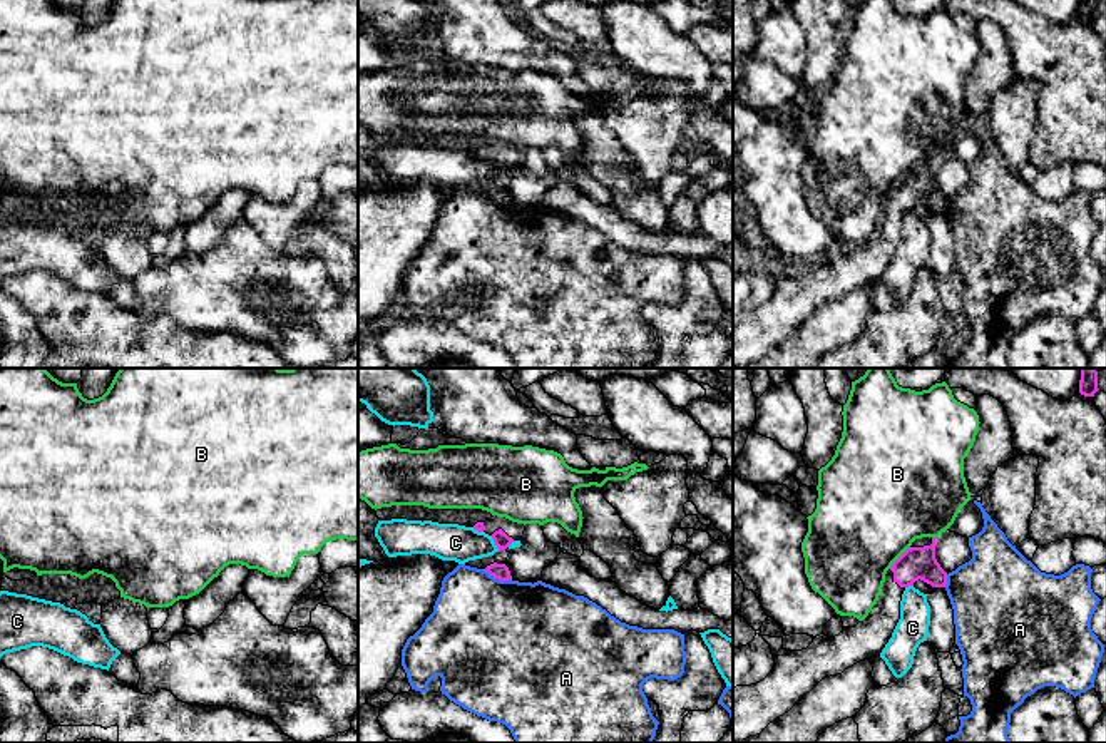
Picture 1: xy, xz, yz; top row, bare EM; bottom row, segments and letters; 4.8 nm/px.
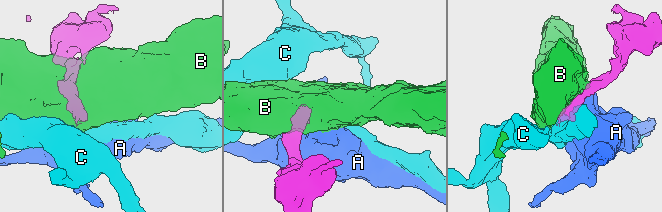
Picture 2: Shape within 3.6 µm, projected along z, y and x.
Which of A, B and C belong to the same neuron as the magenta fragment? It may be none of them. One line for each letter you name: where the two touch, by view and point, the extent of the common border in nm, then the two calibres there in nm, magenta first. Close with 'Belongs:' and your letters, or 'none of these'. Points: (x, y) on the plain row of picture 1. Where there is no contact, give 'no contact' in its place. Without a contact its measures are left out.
Belongs: none of these

